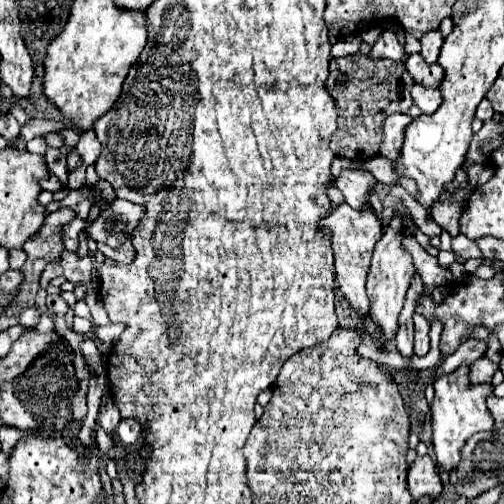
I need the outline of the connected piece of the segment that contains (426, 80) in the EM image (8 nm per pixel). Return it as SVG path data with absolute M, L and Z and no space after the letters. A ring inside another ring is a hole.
M414 53L414 55L408 57L406 69L412 73L414 81L420 83L420 85L424 85L424 87L438 87L440 81L444 79L442 67L438 63L428 65L420 53Z

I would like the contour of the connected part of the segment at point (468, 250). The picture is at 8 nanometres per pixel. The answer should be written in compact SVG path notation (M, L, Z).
M458 235L452 239L452 249L456 255L462 255L464 259L484 259L476 247L474 241L470 241L466 235Z

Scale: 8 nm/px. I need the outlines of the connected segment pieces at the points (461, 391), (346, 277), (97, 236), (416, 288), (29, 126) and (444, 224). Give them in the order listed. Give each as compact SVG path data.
M460 365L448 375L438 375L434 379L434 403L432 403L432 441L436 461L442 471L452 471L460 461L460 449L468 437L476 431L486 431L494 427L494 419L486 407L486 399L492 395L492 385L472 385L470 383L470 365Z
M342 203L338 207L332 207L330 215L324 217L320 221L320 225L328 227L332 231L332 239L330 241L332 241L332 249L334 249L334 269L336 269L338 289L342 291L342 295L346 297L350 307L356 309L356 313L362 317L364 333L368 337L372 337L372 341L378 347L384 347L384 337L380 335L380 327L376 327L376 323L368 315L370 301L368 301L368 295L366 295L366 275L368 275L370 259L372 259L372 249L374 249L376 241L384 233L380 219L374 215L370 205L366 205L362 211L356 211L348 203Z
M116 199L110 205L102 207L100 217L92 223L92 227L86 229L86 235L96 243L118 247L126 239L132 239L132 231L136 229L142 215L144 207Z
M414 273L414 279L412 279L412 287L408 289L408 295L406 295L406 301L404 301L404 307L402 307L402 313L400 313L400 327L396 331L396 347L402 355L406 357L412 357L414 351L412 351L412 345L414 345L414 325L412 325L412 315L416 311L416 303L420 299L420 293L424 293L424 283L420 283L420 275Z
M30 119L26 121L26 125L20 129L20 139L24 143L28 143L30 139L38 137L38 135L46 135L46 133L54 133L54 131L60 131L64 129L62 123L56 123L56 121L48 121L48 119Z
M456 189L456 191L442 191L438 201L430 209L430 217L451 236L460 234L460 215L464 213L468 201L468 191Z

